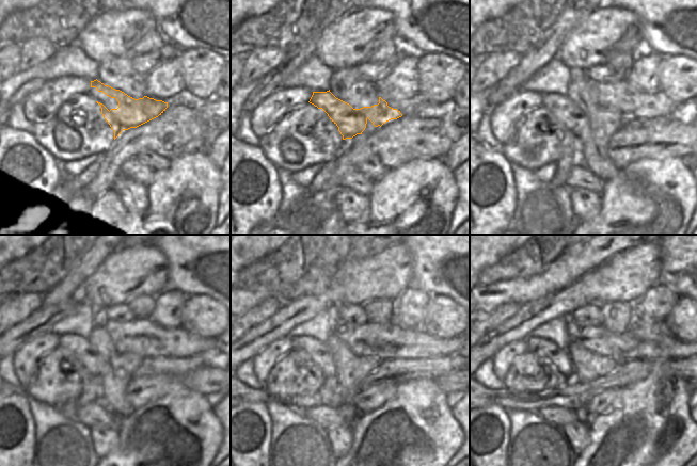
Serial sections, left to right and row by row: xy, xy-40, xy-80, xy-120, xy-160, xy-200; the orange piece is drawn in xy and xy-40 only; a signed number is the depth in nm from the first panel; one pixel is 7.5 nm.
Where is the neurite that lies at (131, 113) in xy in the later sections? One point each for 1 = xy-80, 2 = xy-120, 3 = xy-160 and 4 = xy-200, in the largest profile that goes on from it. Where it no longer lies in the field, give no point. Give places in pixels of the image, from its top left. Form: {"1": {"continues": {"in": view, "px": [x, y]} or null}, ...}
{"1": {"continues": {"in": "xy-80", "px": [563, 108]}}, "2": {"continues": {"in": "xy-120", "px": [81, 348]}}, "3": {"continues": {"in": "xy-160", "px": [319, 352]}}, "4": {"continues": {"in": "xy-200", "px": [543, 348]}}}

